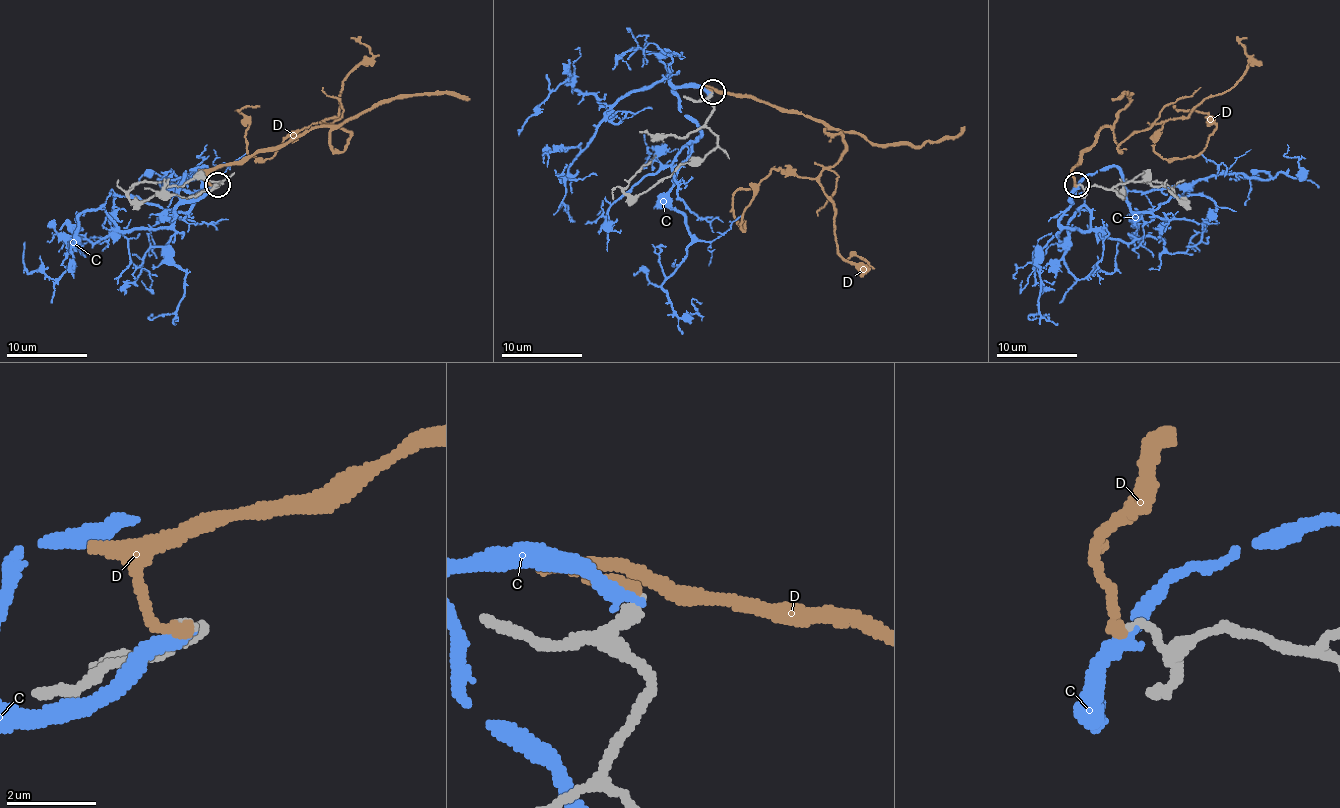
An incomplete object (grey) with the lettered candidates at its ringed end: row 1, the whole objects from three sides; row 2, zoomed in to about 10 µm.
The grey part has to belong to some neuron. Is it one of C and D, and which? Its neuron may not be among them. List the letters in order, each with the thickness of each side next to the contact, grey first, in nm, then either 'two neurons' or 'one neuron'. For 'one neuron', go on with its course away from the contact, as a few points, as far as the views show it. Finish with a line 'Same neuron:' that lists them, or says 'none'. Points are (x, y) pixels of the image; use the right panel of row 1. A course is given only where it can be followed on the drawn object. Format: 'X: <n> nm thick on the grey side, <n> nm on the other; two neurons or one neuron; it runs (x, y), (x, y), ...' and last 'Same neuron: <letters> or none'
C: 240 nm thick on the grey side, 280 nm on the other; two neurons
D: 240 nm thick on the grey side, 240 nm on the other; one neuron; it runs (1076, 184), (1072, 170), (1103, 127), (1119, 152), (1163, 123), (1153, 150), (1194, 158), (1216, 125), (1176, 105)
Same neuron: D

